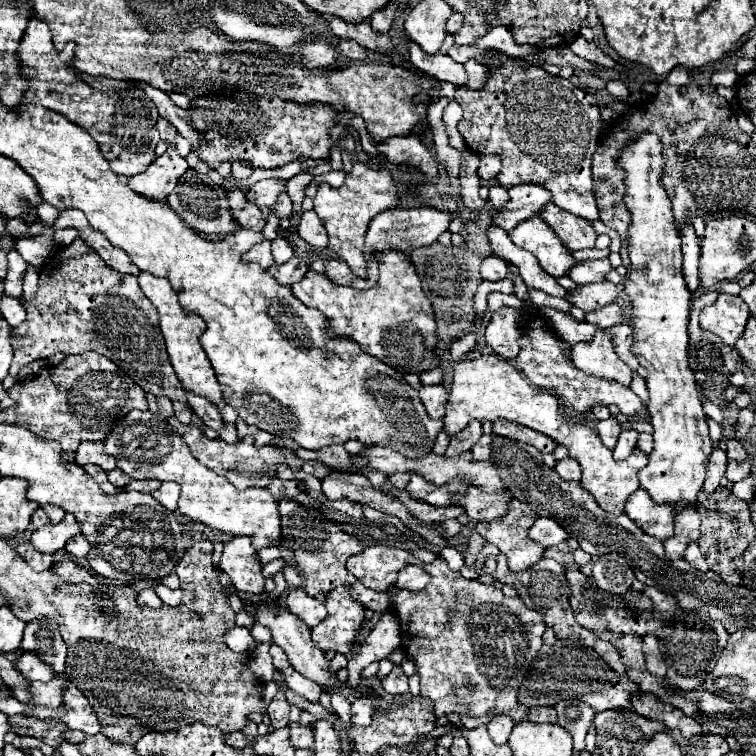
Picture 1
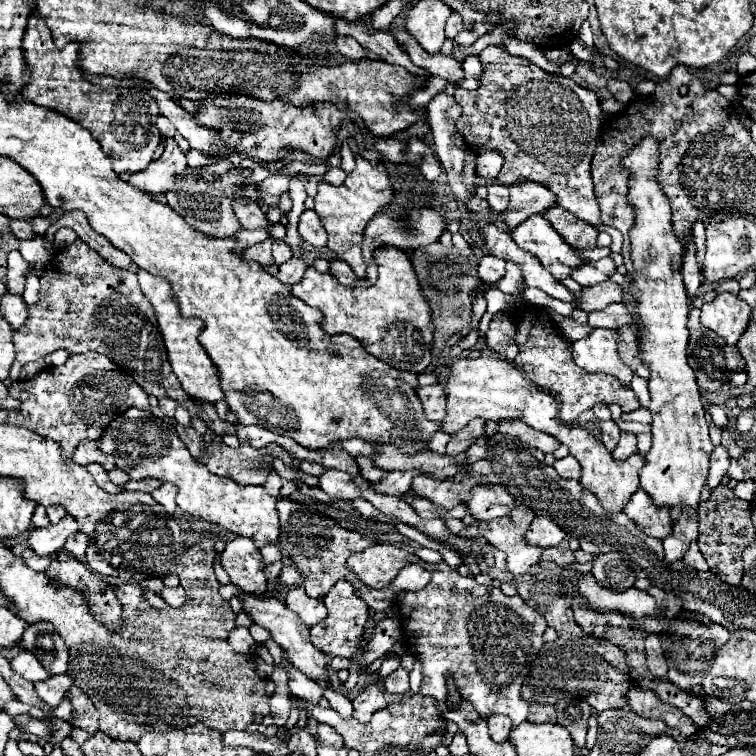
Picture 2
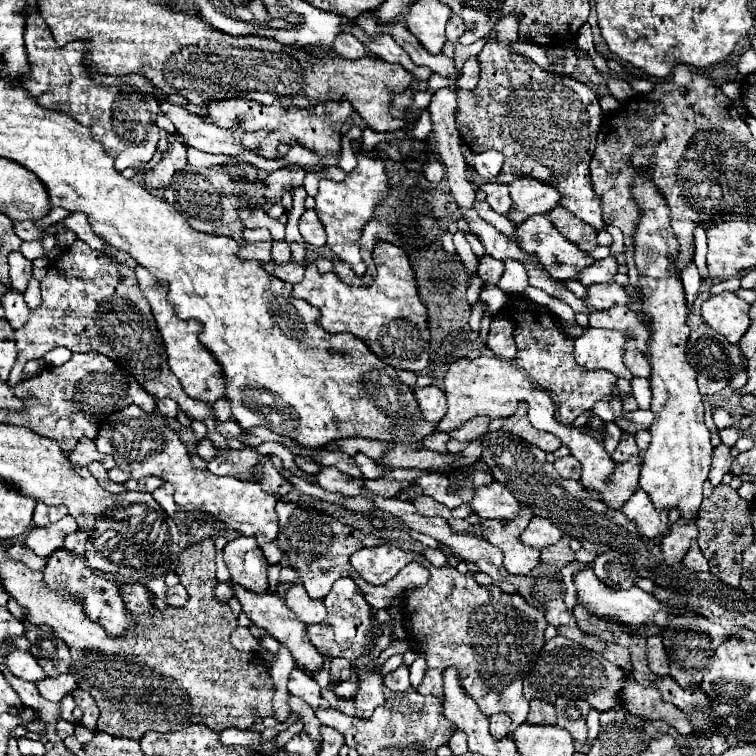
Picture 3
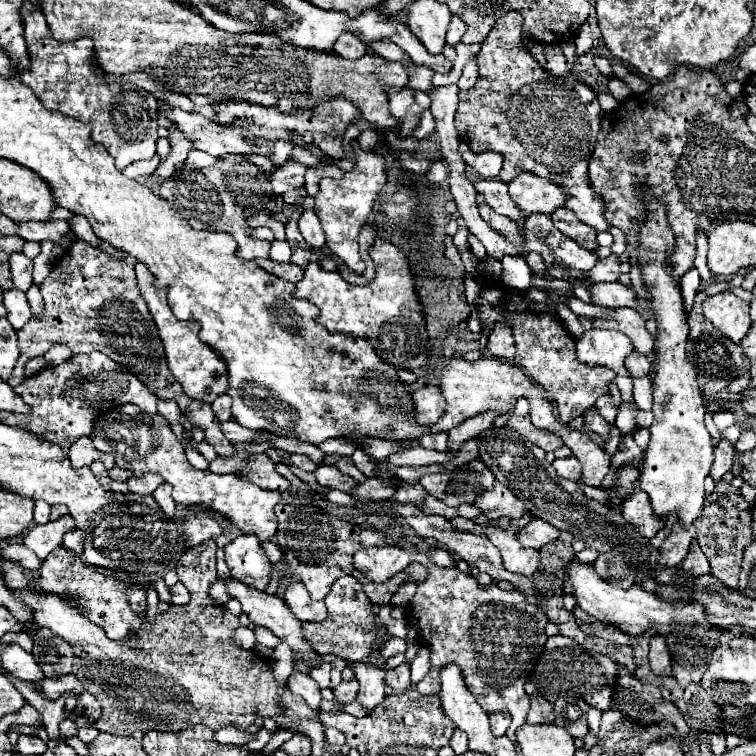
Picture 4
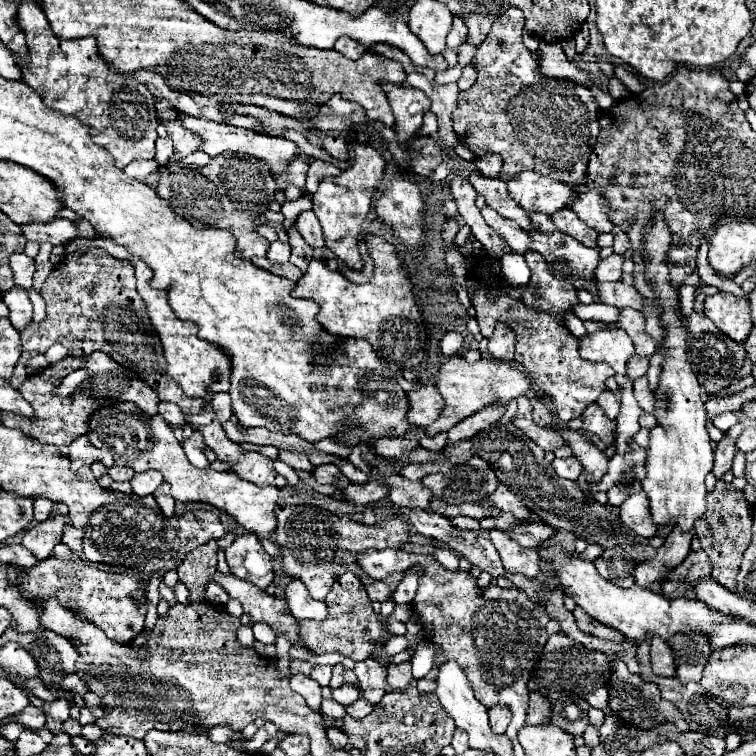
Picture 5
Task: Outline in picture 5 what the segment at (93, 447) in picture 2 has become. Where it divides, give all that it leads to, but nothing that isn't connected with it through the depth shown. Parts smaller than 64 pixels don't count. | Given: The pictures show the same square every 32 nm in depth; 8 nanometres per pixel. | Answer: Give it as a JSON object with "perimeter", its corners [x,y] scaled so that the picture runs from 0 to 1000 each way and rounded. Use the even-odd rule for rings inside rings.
{"perimeter":[[[106,577],[106,579],[101,579],[101,582],[93,587],[90,606],[93,606],[93,611],[95,611],[95,622],[103,622],[103,619],[108,619],[108,616],[119,616],[119,614],[127,611],[127,608],[132,608],[140,619],[151,616],[151,606],[148,606],[146,601],[138,601],[135,595],[124,593],[114,577]]]}

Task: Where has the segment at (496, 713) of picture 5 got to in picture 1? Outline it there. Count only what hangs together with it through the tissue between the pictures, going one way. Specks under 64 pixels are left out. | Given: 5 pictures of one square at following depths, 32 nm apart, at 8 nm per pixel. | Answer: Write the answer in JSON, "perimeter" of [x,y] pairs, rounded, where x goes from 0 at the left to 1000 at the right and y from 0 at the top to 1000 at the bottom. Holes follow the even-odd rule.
{"perimeter":[[[653,947],[646,955],[646,968],[653,984],[669,984],[677,963],[680,963],[680,955],[672,952],[672,947]]]}

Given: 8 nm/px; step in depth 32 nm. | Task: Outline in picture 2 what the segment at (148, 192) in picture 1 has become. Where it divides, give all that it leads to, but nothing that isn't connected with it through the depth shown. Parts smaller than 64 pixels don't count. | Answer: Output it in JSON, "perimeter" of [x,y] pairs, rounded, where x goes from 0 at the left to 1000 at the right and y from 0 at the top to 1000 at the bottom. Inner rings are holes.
{"perimeter":[[[225,183],[217,204],[206,214],[201,214],[190,228],[175,230],[169,241],[177,249],[196,254],[198,259],[209,259],[225,254],[230,249],[233,235],[241,233],[243,228],[246,228],[246,206],[238,201],[235,190]]]}

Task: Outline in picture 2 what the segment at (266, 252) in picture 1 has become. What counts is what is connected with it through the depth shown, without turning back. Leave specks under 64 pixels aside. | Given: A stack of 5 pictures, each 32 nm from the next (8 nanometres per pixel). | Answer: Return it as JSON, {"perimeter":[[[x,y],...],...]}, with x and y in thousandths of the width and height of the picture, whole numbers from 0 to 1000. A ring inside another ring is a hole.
{"perimeter":[[[354,317],[344,320],[344,323],[336,323],[333,328],[320,333],[320,344],[336,344],[347,352],[357,352],[357,349],[362,349],[360,336],[357,336],[357,325],[360,325],[360,320],[354,320]]]}

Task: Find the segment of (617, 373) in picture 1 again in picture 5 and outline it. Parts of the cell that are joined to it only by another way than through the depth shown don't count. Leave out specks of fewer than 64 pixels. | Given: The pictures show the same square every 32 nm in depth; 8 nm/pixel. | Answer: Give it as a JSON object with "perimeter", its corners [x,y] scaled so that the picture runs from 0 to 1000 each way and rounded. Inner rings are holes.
{"perimeter":[[[791,437],[767,447],[767,471],[778,479],[802,479],[817,495],[828,495],[828,476],[839,471],[839,455],[823,437]]]}

